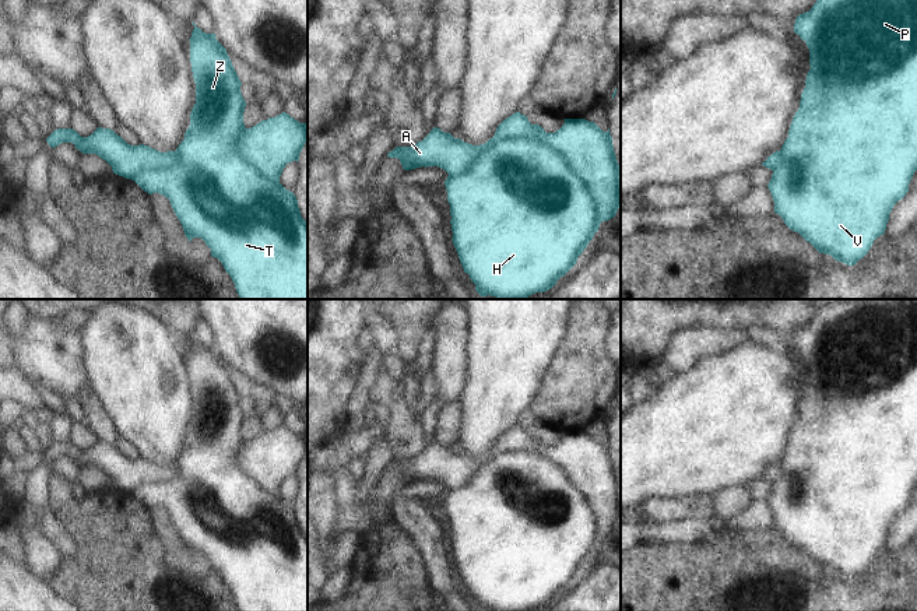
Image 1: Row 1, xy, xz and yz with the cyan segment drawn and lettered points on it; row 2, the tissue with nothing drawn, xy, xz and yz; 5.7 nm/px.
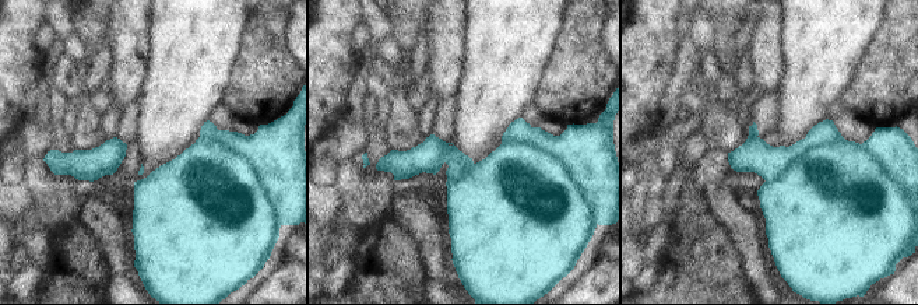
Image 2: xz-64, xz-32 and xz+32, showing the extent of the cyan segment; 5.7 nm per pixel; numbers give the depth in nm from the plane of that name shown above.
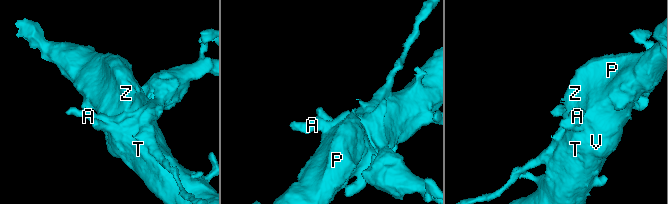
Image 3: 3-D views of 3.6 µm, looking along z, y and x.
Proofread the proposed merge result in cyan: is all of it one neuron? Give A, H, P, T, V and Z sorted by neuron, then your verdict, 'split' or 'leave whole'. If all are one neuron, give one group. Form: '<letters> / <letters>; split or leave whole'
A / H P T V Z; split

